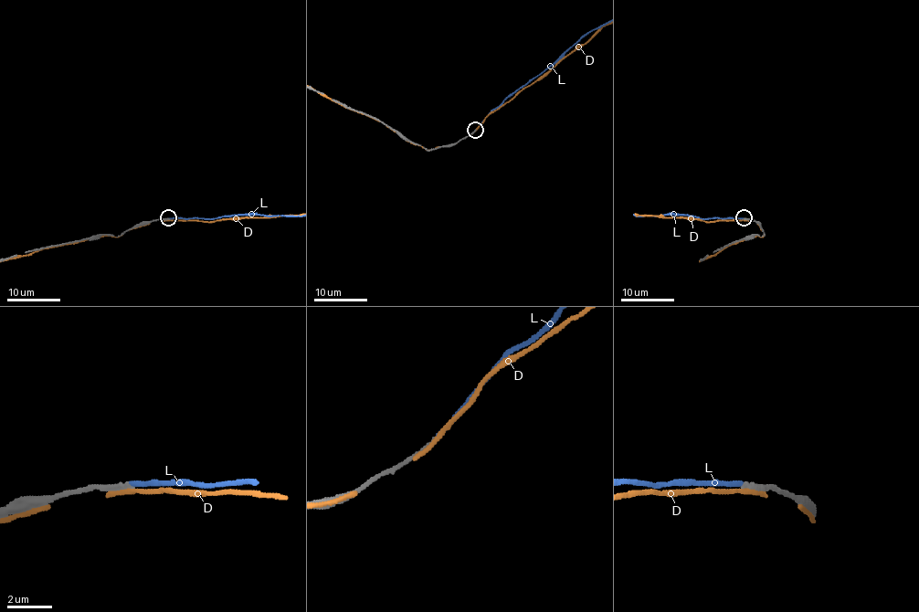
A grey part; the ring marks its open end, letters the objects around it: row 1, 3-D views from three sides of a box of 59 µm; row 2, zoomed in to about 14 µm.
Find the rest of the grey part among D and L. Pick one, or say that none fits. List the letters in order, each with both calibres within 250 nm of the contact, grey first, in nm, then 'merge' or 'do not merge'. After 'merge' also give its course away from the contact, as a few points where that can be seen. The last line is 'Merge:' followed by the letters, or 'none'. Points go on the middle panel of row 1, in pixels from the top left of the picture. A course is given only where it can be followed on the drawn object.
D: 280/240 nm | do not merge
L: 200/190 nm | merge
Merge: L

